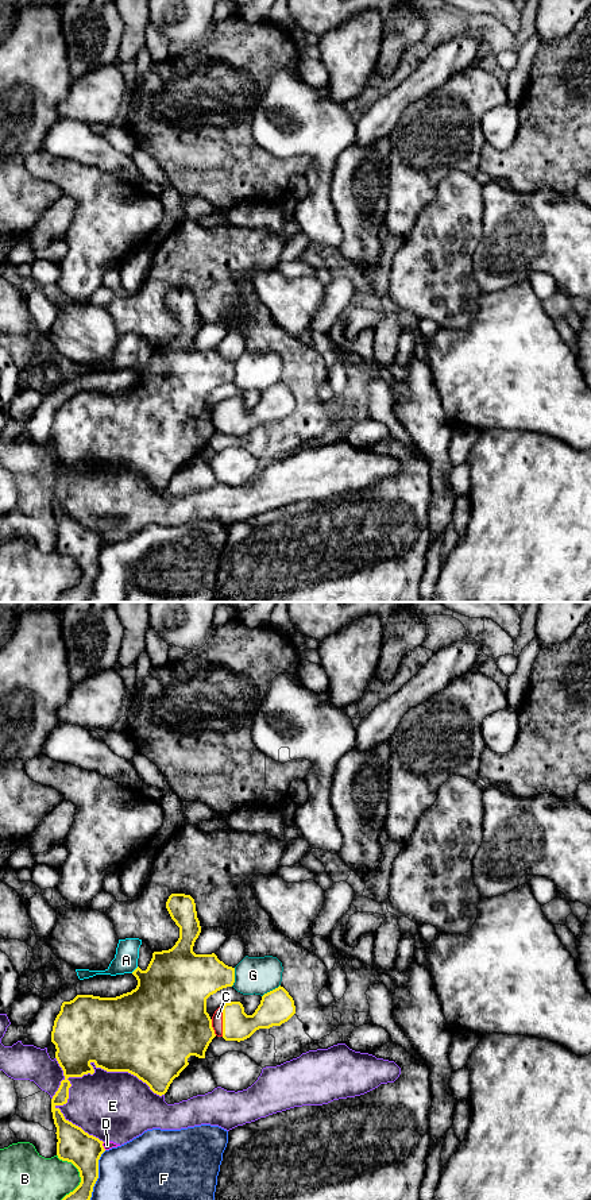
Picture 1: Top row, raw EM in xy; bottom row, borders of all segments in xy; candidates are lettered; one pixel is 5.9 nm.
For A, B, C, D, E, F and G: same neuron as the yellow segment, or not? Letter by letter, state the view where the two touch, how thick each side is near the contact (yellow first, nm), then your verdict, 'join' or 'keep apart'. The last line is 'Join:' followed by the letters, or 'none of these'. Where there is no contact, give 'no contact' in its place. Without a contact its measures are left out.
A: meets yellow in xy; 400 nm thick on the yellow side, 140 nm on the other; keep apart
B: meets yellow in xy; 200 nm thick on the yellow side, 320 nm on the other; keep apart
C: meets yellow in xy; 180 nm thick on the yellow side, 60 nm on the other; join
D: meets yellow in xy; 200 nm thick on the yellow side, 50 nm on the other; keep apart
E: meets yellow in xy; 440 nm thick on the yellow side, 420 nm on the other; keep apart
F: meets yellow in xy; 200 nm thick on the yellow side, 500 nm on the other; keep apart
G: meets yellow in xy; 300 nm thick on the yellow side, 220 nm on the other; keep apart
Join: C

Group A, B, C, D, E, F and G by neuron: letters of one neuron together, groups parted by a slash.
A / B / C / D E / F / G

